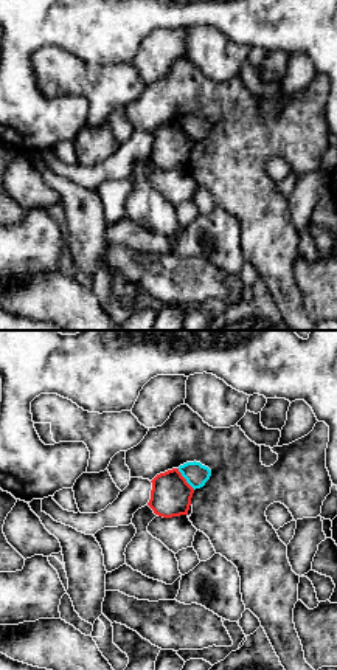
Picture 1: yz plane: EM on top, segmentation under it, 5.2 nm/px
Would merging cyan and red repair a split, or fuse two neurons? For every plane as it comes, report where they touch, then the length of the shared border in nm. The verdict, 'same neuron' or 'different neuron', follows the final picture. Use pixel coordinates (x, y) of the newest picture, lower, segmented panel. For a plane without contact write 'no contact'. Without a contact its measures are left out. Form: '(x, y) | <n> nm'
(185, 478) | 140 nm

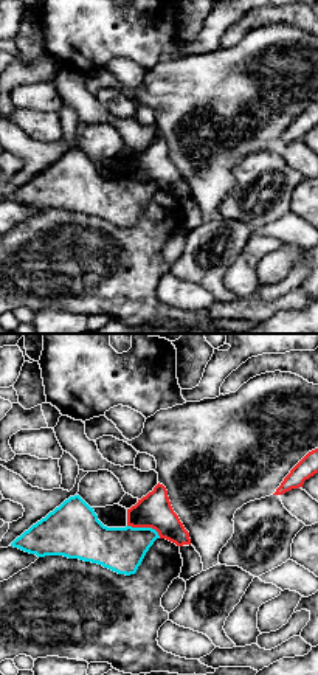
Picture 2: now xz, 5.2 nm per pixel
(145, 528) | 190 nm

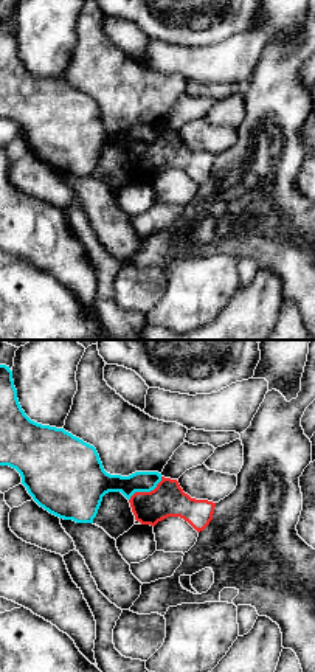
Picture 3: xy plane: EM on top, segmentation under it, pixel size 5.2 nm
(146, 491) | 220 nm

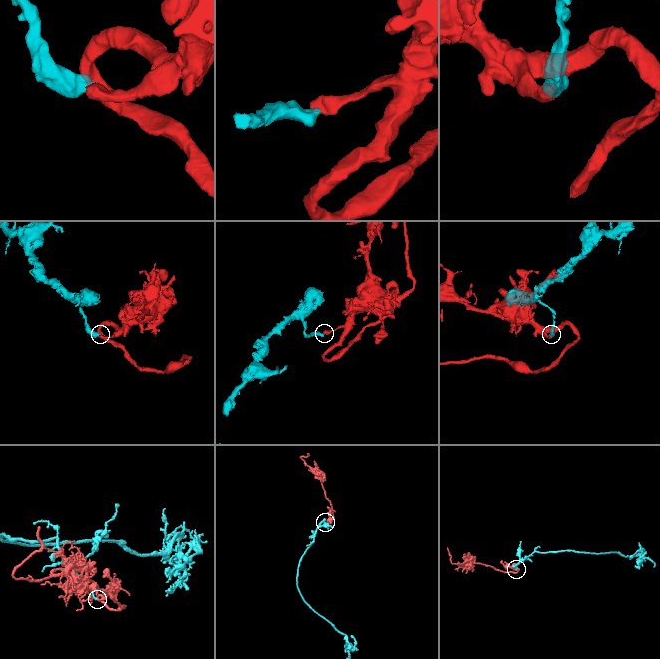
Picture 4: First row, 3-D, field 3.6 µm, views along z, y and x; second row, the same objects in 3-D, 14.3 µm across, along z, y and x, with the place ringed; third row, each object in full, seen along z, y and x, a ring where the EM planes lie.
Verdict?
different neuron

